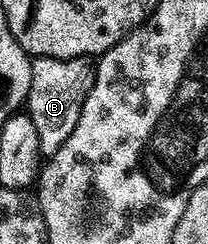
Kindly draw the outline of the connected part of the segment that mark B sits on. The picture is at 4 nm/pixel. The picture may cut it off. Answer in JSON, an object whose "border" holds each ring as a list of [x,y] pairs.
{"border":[[[35,58],[30,63],[30,87],[24,103],[25,113],[36,124],[38,152],[43,159],[60,152],[60,144],[72,136],[80,108],[94,83],[95,63],[88,58]]]}

